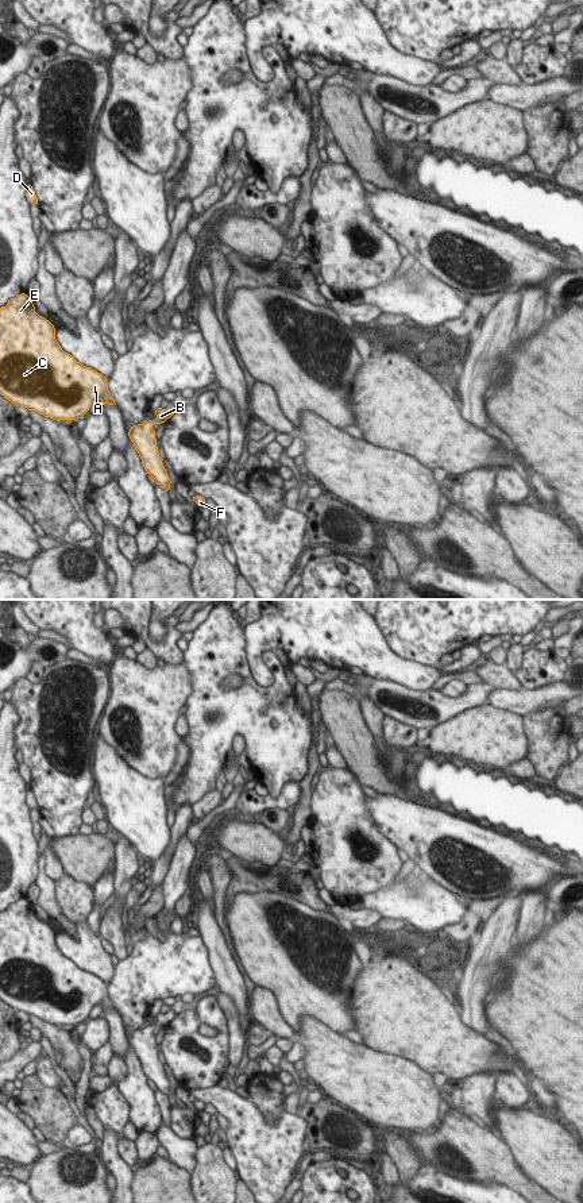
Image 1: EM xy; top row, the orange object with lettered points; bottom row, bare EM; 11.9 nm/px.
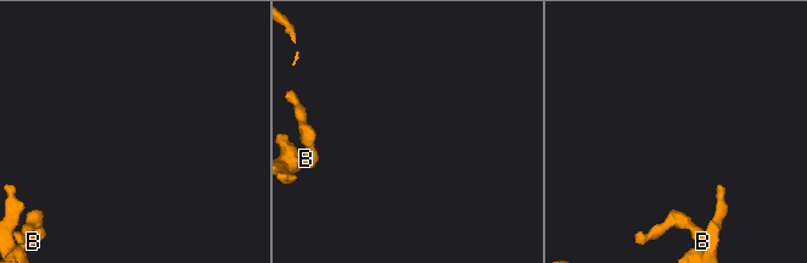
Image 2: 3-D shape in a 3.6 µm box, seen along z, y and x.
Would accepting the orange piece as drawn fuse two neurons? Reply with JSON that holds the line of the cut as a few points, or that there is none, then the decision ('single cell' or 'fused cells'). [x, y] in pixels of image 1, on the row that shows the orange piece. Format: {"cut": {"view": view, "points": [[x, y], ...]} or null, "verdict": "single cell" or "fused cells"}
{"cut": null, "verdict": "single cell"}

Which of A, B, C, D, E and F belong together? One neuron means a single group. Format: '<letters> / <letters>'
A B C D E F

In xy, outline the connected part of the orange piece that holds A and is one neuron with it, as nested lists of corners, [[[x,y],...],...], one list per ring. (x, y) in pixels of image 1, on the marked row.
[[[24,293],[0,308],[0,394],[16,406],[57,421],[84,419],[96,400],[103,405],[115,404],[107,378],[61,348],[54,325],[35,312]]]

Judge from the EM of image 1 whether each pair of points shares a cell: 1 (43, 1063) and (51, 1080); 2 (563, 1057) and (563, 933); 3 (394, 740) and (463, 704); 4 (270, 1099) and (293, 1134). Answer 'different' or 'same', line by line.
1: same
2: same
3: different
4: different

